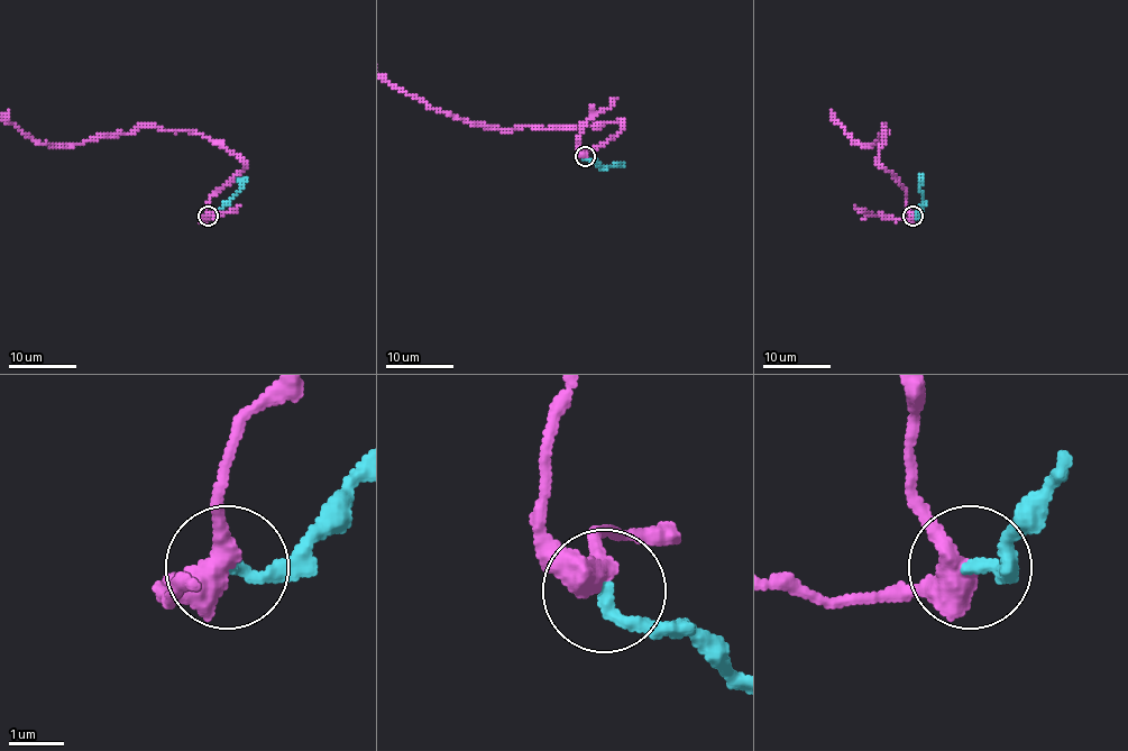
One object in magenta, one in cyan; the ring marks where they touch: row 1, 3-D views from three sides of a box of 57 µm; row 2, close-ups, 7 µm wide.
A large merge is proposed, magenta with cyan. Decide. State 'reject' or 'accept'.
reject

